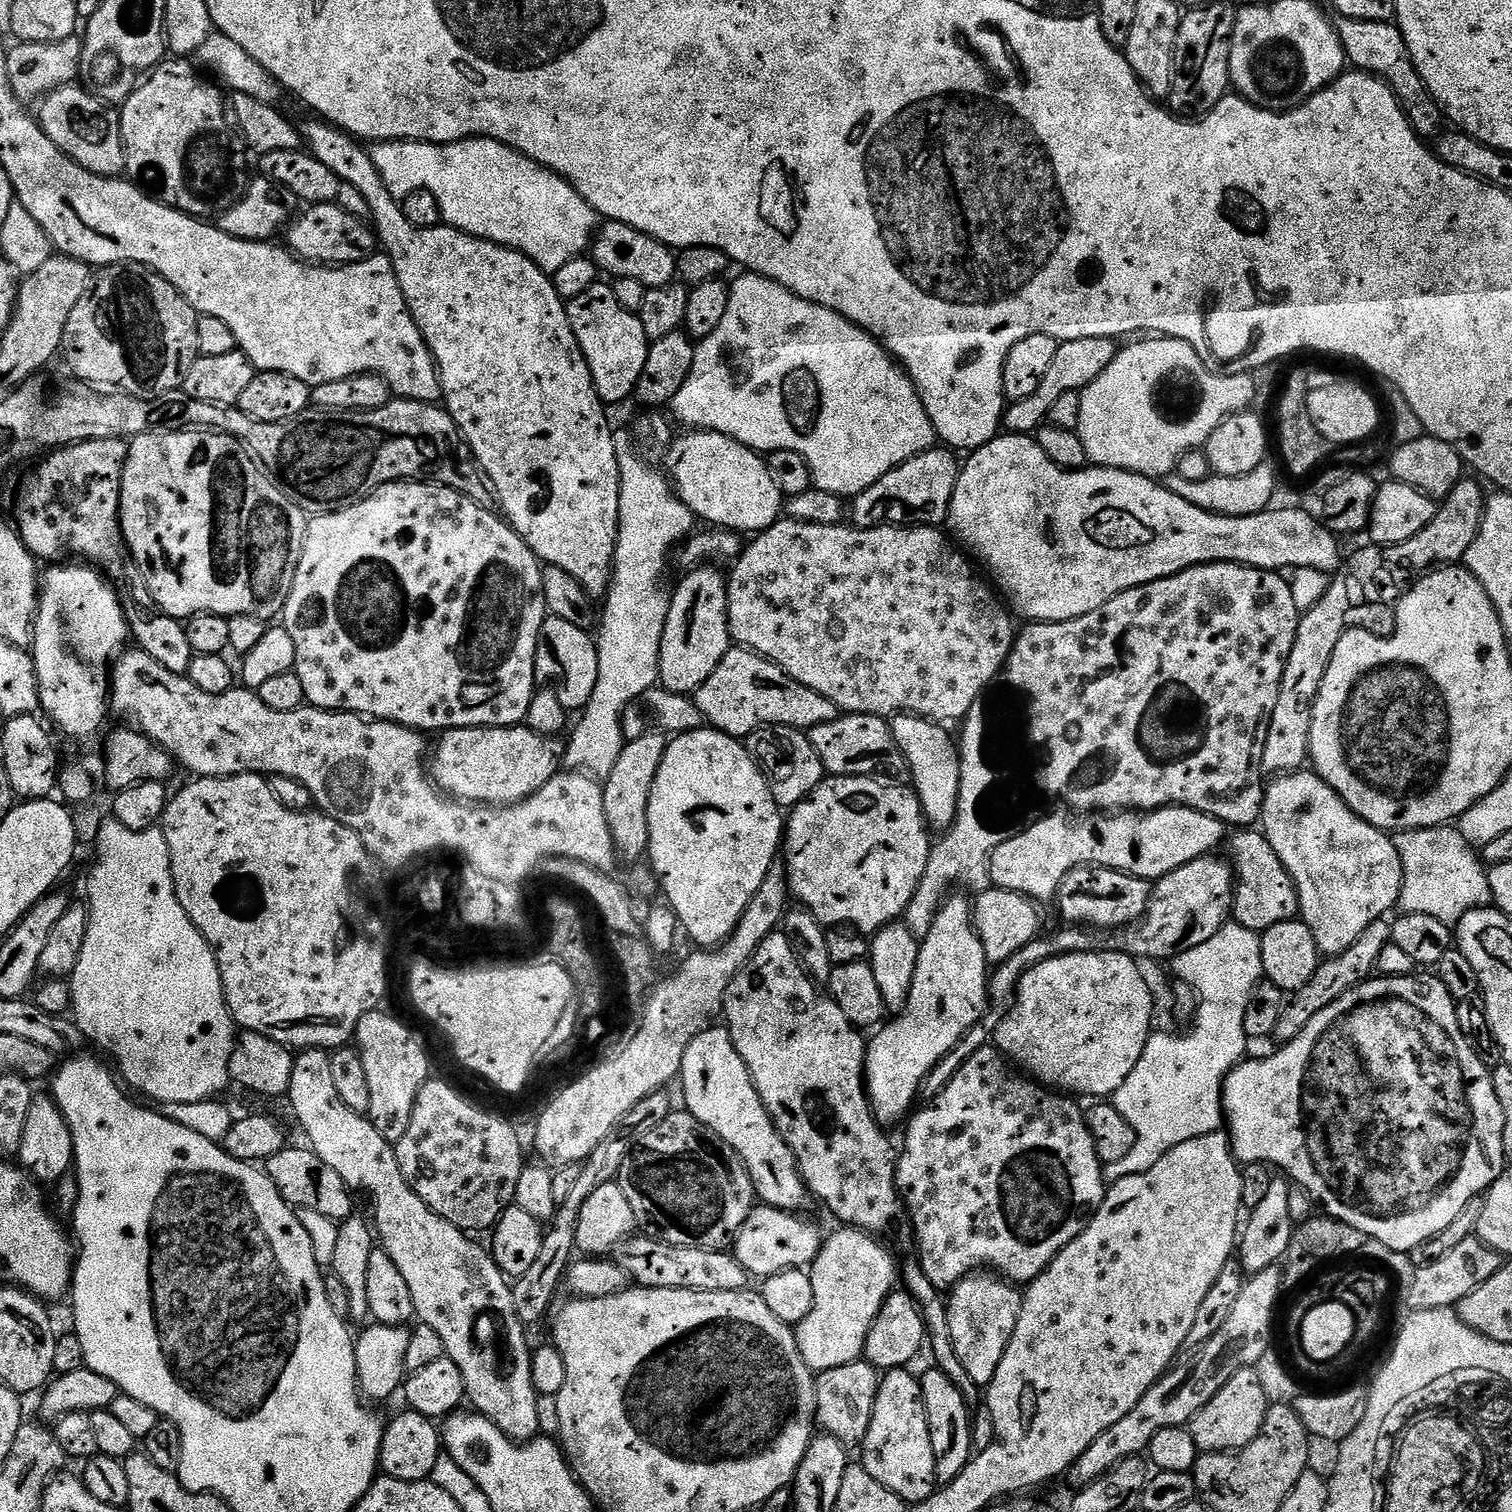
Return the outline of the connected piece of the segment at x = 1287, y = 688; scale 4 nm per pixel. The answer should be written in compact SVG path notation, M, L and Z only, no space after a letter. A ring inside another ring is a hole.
M1333 579L1326 594L1322 594L1322 599L1315 606L1310 606L1310 610L1300 617L1298 634L1294 638L1294 650L1290 650L1286 674L1282 674L1282 690L1278 690L1278 706L1274 706L1274 718L1270 718L1270 730L1266 734L1262 765L1265 773L1291 774L1301 771L1309 763L1312 707L1318 698L1322 678L1326 678L1330 658L1334 658L1334 646L1338 646L1338 638L1342 638L1346 631L1346 610L1350 610L1347 579Z

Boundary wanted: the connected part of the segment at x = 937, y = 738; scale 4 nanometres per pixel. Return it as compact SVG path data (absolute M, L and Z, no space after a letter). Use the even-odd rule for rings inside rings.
M897 714L891 717L890 723L894 742L908 763L910 787L924 811L929 829L936 831L937 828L937 833L947 833L956 820L960 801L960 750L957 741L952 741L943 723L922 716Z

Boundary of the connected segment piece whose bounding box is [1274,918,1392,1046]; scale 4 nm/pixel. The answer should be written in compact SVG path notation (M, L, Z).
M1381 918L1375 920L1370 926L1366 926L1366 930L1360 935L1358 942L1354 942L1354 946L1350 946L1350 950L1337 956L1327 957L1316 967L1314 978L1310 978L1310 982L1306 982L1306 986L1302 986L1302 990L1298 990L1285 1003L1284 1011L1280 1013L1280 1020L1274 1033L1274 1040L1277 1040L1275 1043L1283 1046L1294 1038L1298 1038L1298 1034L1302 1034L1306 1022L1310 1022L1310 1018L1314 1018L1314 1014L1318 1014L1318 1010L1322 1010L1327 1004L1350 991L1351 988L1357 988L1359 984L1363 984L1365 980L1369 979L1377 971L1377 964L1382 958L1382 950L1386 950L1386 946L1391 943L1391 923L1387 919Z

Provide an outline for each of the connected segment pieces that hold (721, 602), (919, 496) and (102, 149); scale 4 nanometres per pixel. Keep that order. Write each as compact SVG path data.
M701 566L699 568L687 571L680 580L680 585L676 588L676 593L672 596L672 601L667 601L666 611L664 614L664 629L662 630L662 646L658 653L658 680L666 690L677 692L683 696L694 694L702 686L702 682L706 682L706 678L710 678L710 674L714 674L714 670L718 670L718 662L722 662L722 658L726 658L728 649L733 647L734 641L730 630L728 629L728 579L729 577L723 572L720 573L716 566Z
M934 446L929 452L918 454L910 458L905 464L900 464L890 474L878 478L874 486L870 486L865 492L859 492L850 504L850 520L855 527L876 528L880 525L940 526L947 521L950 502L954 494L954 486L960 477L961 461L956 461L957 453L944 446Z
M83 86L55 88L39 101L38 107L40 128L74 163L96 176L120 178L125 175L120 114L115 107L105 104Z

